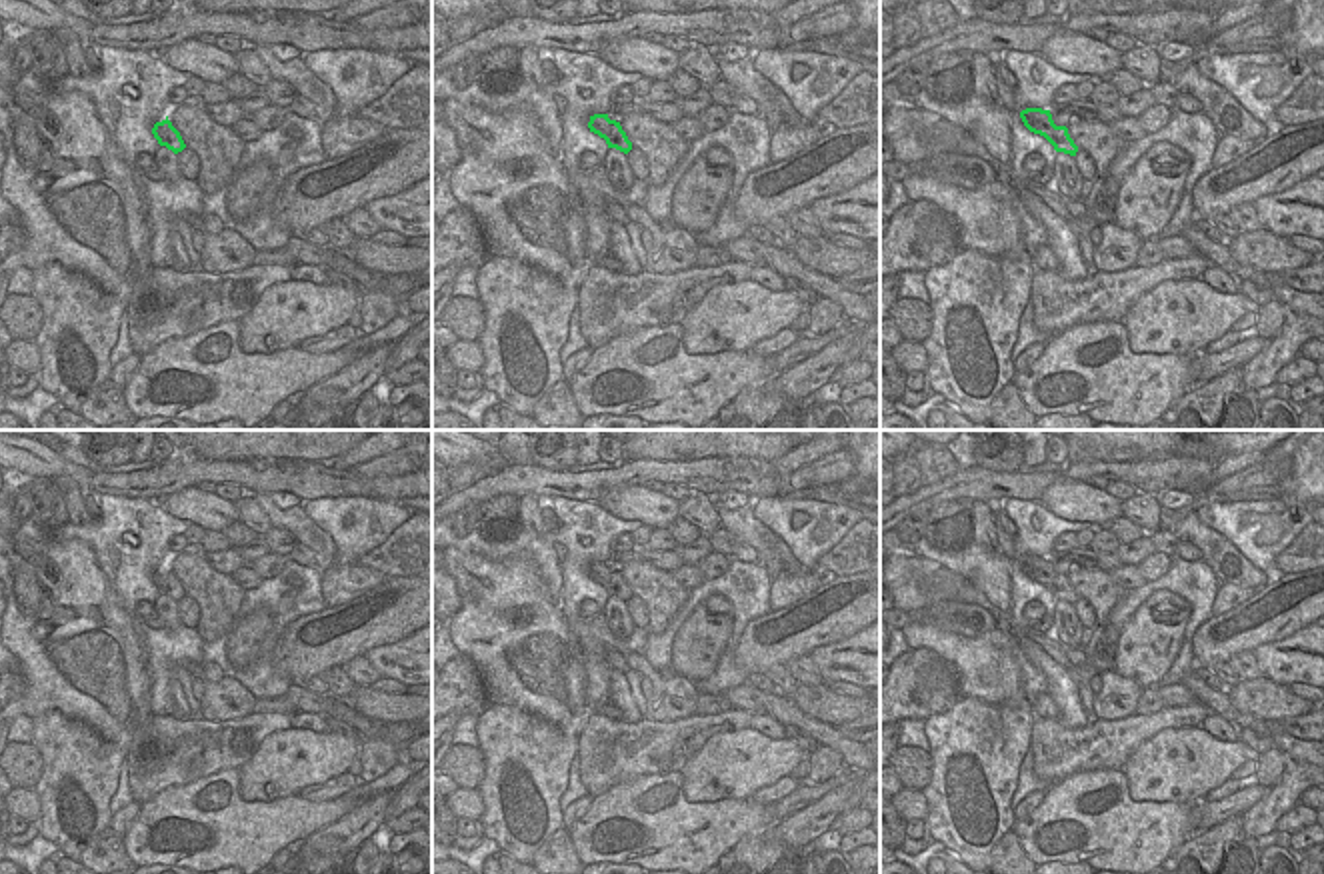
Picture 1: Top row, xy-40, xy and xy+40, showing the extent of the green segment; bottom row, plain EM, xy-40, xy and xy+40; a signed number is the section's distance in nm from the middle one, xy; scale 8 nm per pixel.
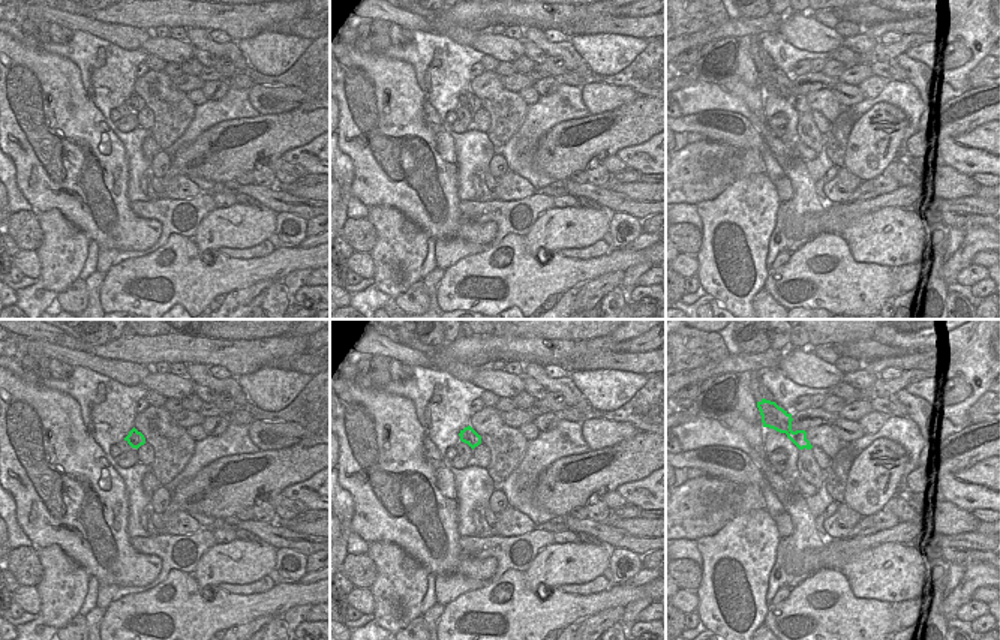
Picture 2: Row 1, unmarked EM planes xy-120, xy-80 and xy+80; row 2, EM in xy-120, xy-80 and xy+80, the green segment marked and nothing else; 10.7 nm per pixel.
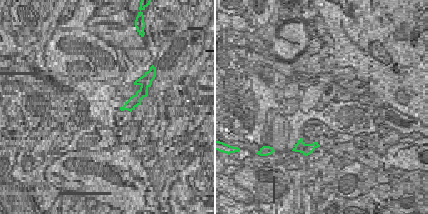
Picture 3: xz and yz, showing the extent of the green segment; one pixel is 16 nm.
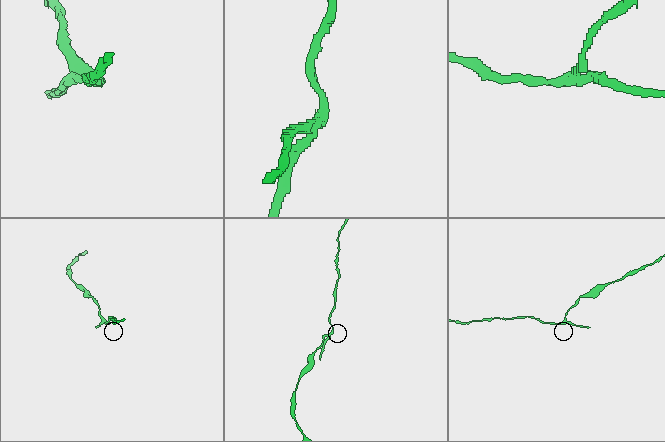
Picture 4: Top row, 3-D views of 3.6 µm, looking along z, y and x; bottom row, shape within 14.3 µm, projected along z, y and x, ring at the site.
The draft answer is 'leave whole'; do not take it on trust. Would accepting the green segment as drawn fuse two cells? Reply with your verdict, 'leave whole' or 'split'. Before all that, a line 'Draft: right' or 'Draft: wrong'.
Draft: wrong
split

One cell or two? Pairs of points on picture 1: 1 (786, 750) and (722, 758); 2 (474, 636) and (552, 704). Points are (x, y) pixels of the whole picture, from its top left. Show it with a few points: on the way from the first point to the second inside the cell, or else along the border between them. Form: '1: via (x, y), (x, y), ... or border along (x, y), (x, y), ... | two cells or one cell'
1: via (770, 760), (738, 760) | one cell
2: via (498, 644), (504, 666), (528, 690) | one cell

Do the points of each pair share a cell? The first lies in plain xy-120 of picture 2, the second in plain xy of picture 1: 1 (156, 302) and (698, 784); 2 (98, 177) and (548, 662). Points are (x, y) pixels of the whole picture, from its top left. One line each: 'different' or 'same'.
1: different
2: same

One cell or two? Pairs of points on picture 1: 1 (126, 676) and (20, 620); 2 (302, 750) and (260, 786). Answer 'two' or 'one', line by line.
1: one
2: one

